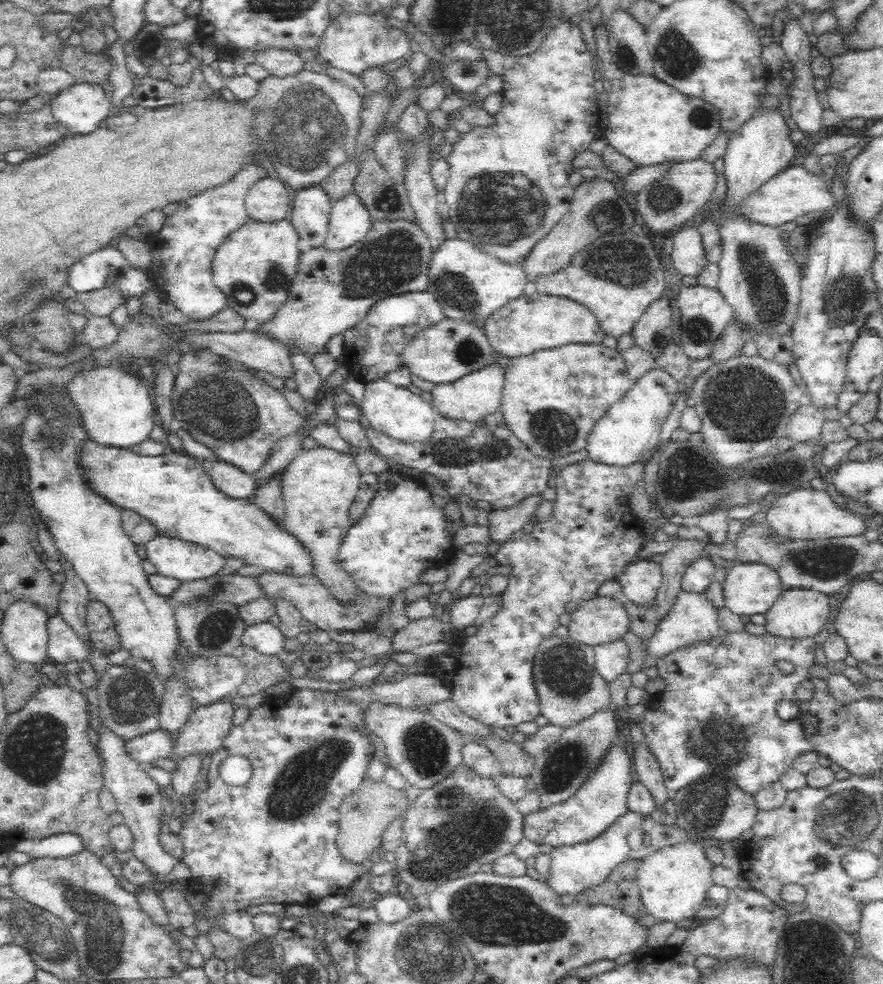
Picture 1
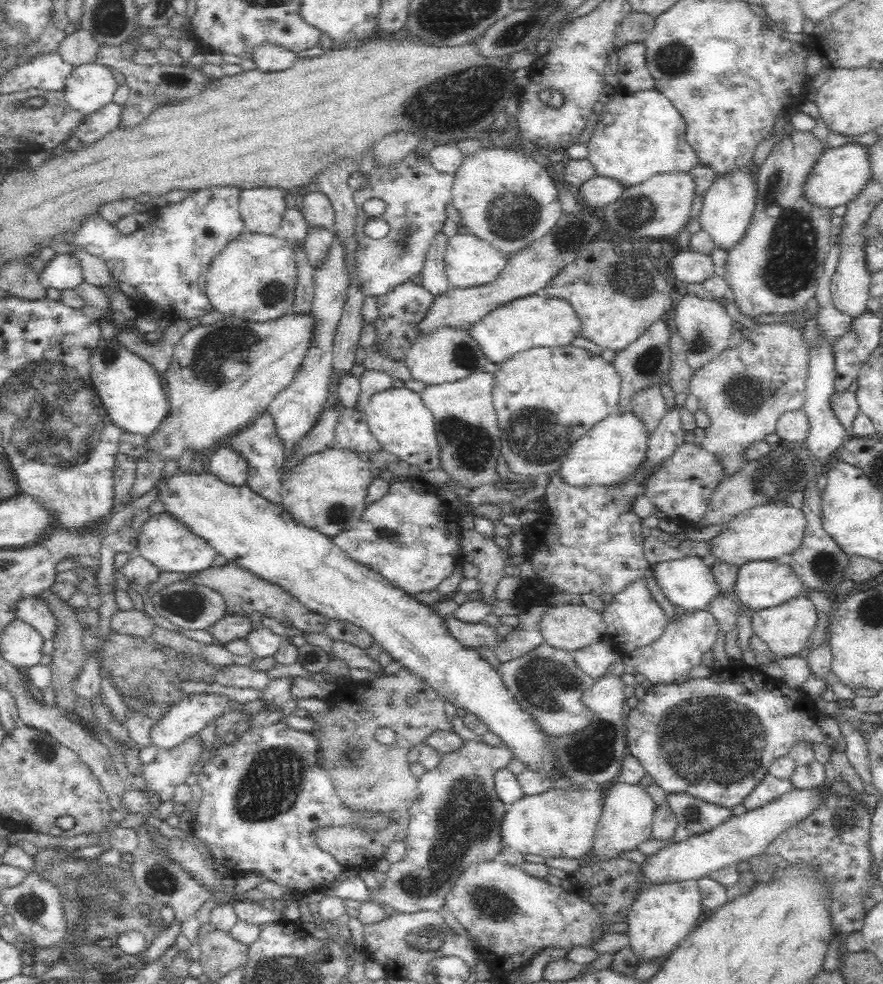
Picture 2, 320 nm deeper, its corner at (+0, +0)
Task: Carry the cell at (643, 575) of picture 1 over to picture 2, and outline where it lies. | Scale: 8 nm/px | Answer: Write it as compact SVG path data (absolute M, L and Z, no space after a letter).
M644 578L636 579L624 590L617 592L612 602L606 606L606 610L602 612L602 616L607 628L606 638L609 638L615 648L623 654L658 640L668 622L664 611L660 609L658 602L646 587Z

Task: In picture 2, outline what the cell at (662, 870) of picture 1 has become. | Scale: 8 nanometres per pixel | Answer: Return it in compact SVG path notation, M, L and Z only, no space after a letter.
M696 879L644 884L636 893L626 920L626 933L630 937L632 952L643 961L662 961L694 930L706 914Z

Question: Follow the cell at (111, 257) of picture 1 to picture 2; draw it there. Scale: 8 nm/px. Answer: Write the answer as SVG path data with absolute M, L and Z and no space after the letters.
M73 253L55 255L40 273L40 278L46 288L61 291L72 290L85 282L80 257Z

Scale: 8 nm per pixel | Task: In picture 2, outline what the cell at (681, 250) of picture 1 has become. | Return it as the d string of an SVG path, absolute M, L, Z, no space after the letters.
M684 240L679 243L676 256L667 261L672 266L674 279L681 283L701 284L715 274L715 266L711 256L699 254Z

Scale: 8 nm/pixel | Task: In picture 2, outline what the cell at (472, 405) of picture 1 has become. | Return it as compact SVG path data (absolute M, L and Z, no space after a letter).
M482 371L452 383L426 384L420 392L436 423L442 468L452 481L462 487L474 488L499 482L495 466L496 459L501 455L501 432L493 405L492 388L494 373Z

